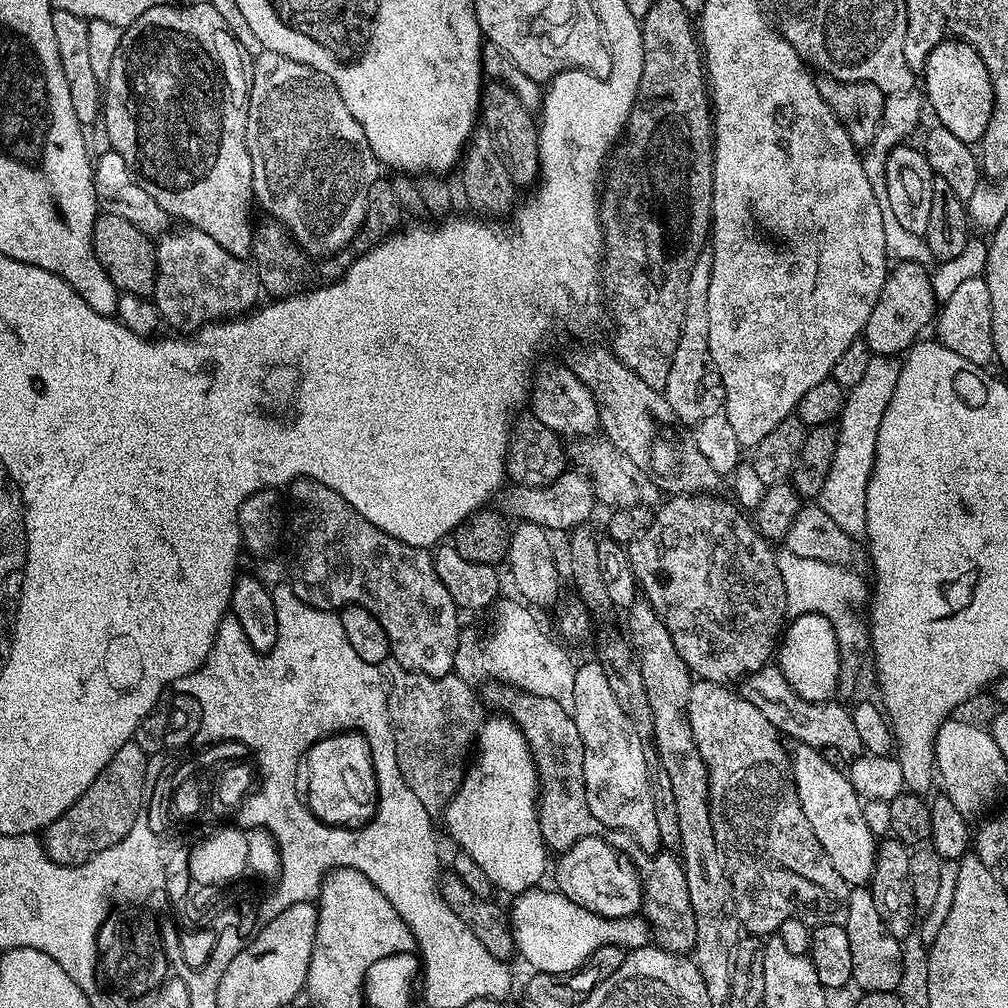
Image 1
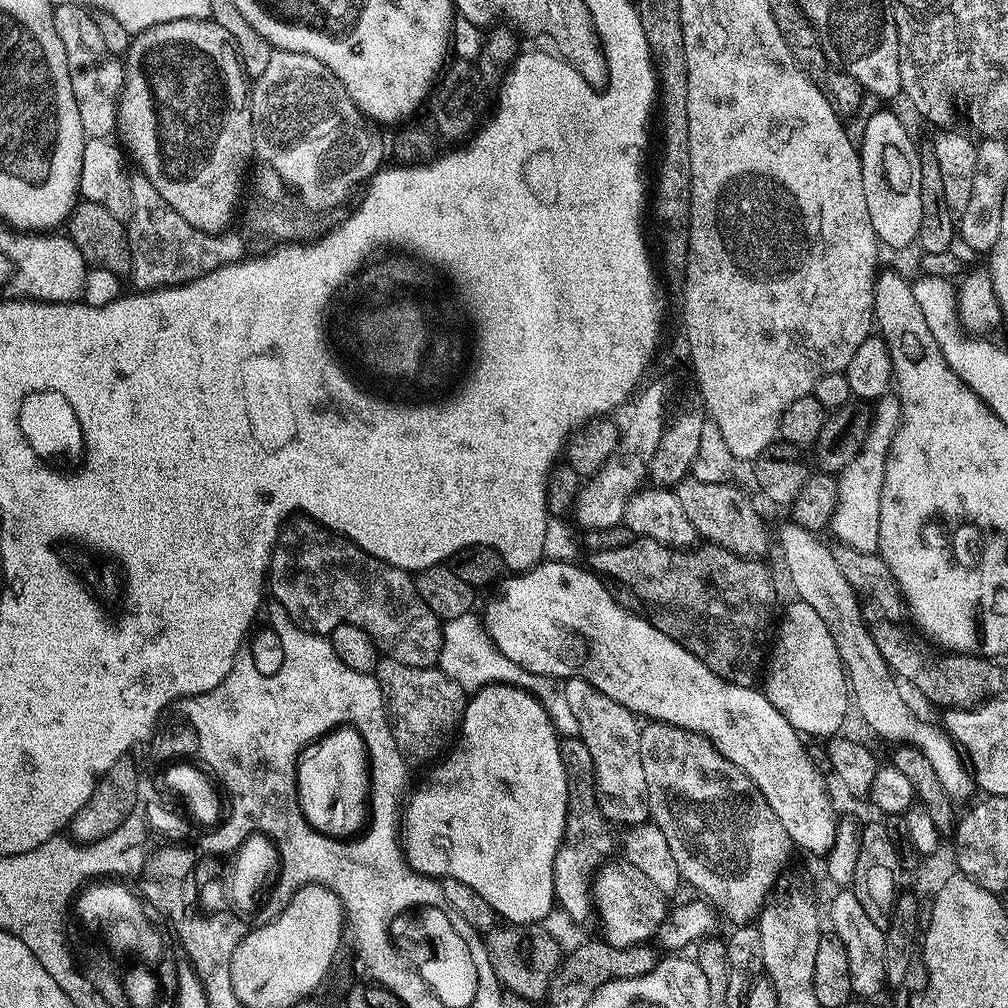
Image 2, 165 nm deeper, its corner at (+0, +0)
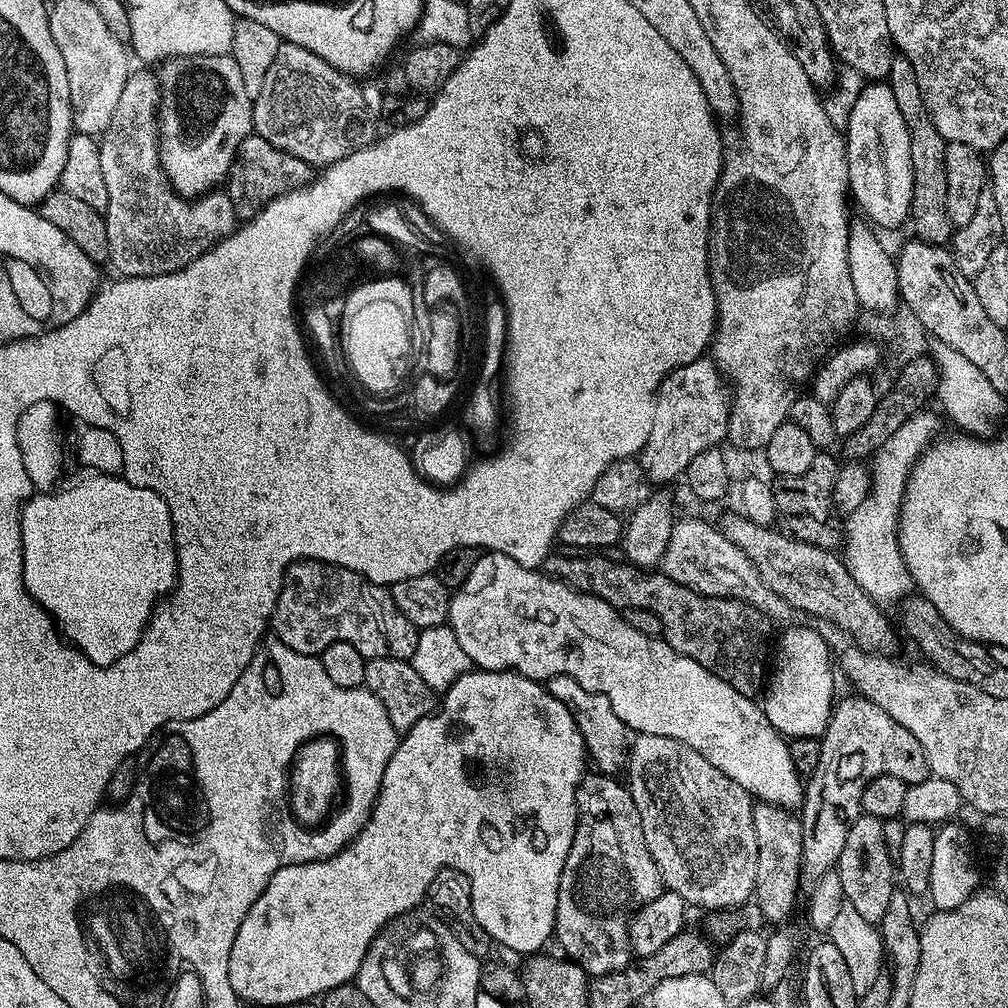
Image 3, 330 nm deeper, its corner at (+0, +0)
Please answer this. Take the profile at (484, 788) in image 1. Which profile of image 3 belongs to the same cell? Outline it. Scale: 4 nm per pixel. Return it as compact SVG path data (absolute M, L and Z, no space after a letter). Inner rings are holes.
M470 670L462 678L447 685L445 692L448 693L445 694L444 700L442 696L438 707L431 714L414 722L414 726L399 737L394 754L382 774L380 793L376 796L372 817L366 822L364 829L341 852L330 858L280 868L278 874L268 879L266 890L262 890L258 902L250 906L250 914L242 918L242 926L238 926L238 934L234 934L234 946L230 946L228 963L230 986L234 986L241 1001L248 1003L249 1000L252 1004L296 1004L299 1000L310 999L311 996L323 997L324 993L355 981L356 972L362 966L372 941L393 922L407 917L408 911L420 899L423 901L427 897L430 882L434 882L436 875L445 870L461 872L468 879L468 885L472 888L474 918L478 926L482 926L489 941L499 946L508 946L523 954L536 954L543 949L540 947L547 940L553 939L558 886L566 854L570 854L578 823L576 791L586 775L586 749L582 734L570 710L562 702L558 702L558 698L551 696L543 683L521 676L518 672Z

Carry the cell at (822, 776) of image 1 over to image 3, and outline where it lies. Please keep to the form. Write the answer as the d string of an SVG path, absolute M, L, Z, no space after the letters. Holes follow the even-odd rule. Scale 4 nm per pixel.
M488 550L478 558L470 578L466 578L463 586L451 593L446 623L454 630L454 638L458 638L462 650L466 650L466 654L477 669L485 672L514 671L537 682L547 682L555 676L574 678L586 690L601 692L606 698L610 698L610 706L614 706L614 714L618 714L618 718L622 718L622 722L633 733L646 736L658 734L666 738L674 738L678 742L698 750L698 754L702 754L702 758L706 758L715 768L722 770L722 774L734 778L734 782L738 782L738 786L742 786L742 790L746 790L748 795L757 801L765 804L777 804L778 807L789 810L799 809L804 802L805 785L802 783L802 777L794 770L794 762L790 762L788 740L776 732L774 726L767 720L763 707L753 697L738 694L738 690L734 690L734 686L722 682L722 678L718 678L710 670L698 666L698 662L694 662L694 658L686 658L682 654L678 654L661 637L638 634L638 630L634 630L634 626L630 626L630 622L614 606L610 606L610 602L597 596L591 596L588 592L578 592L562 580L551 578L540 570L531 572L528 568L531 567L514 562L514 558L510 558L506 554Z

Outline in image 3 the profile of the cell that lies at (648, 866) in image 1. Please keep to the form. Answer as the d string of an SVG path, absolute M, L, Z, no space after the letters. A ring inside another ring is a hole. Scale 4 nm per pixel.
M612 774L585 775L576 791L576 807L579 812L574 842L562 870L556 903L555 943L564 947L563 955L573 964L580 965L589 977L606 976L618 972L633 963L630 926L632 918L654 898L665 891L660 881L658 866L646 846L646 834L642 830L642 818L627 783L616 781Z

